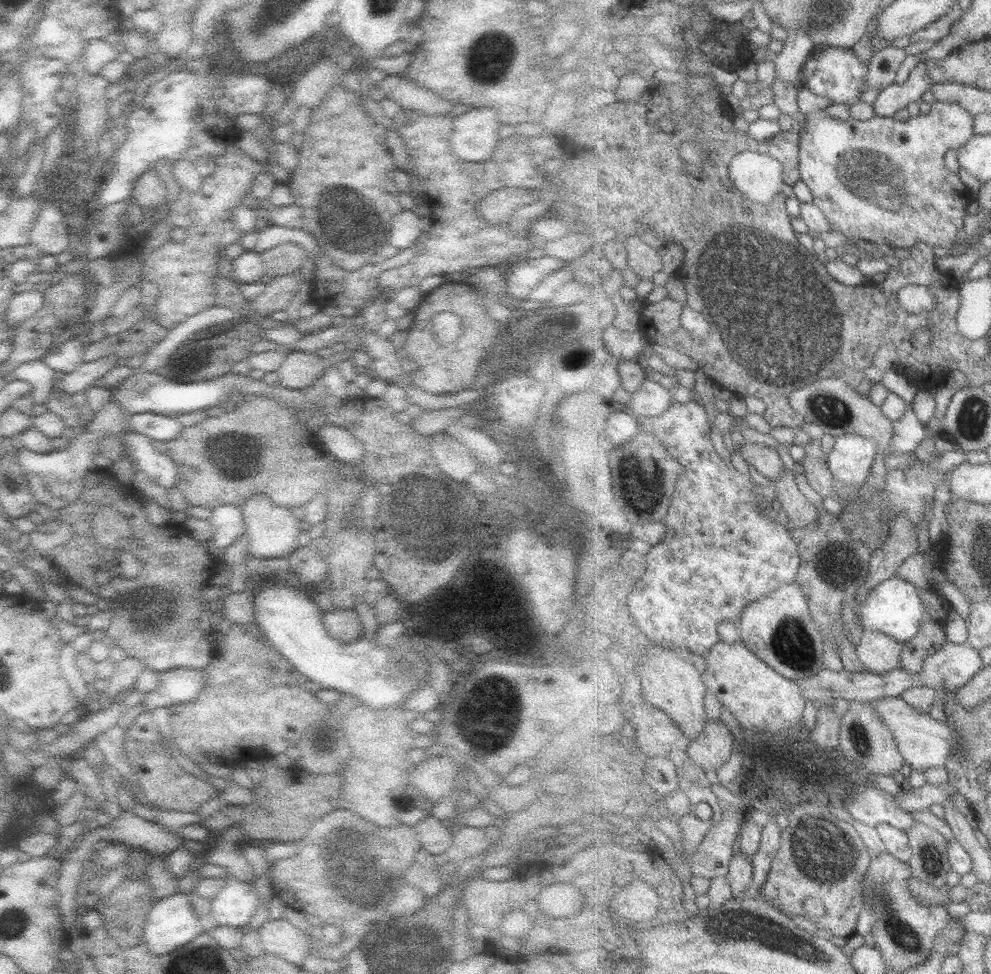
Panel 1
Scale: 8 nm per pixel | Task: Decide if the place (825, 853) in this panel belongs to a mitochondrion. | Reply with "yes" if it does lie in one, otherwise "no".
yes

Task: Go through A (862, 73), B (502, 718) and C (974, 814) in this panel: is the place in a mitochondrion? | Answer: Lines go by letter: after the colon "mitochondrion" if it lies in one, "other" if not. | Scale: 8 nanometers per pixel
A: other
B: mitochondrion
C: other

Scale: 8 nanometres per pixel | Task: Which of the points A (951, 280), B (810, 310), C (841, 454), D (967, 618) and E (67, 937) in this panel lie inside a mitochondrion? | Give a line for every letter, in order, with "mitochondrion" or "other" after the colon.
A: other
B: mitochondrion
C: other
D: other
E: other

